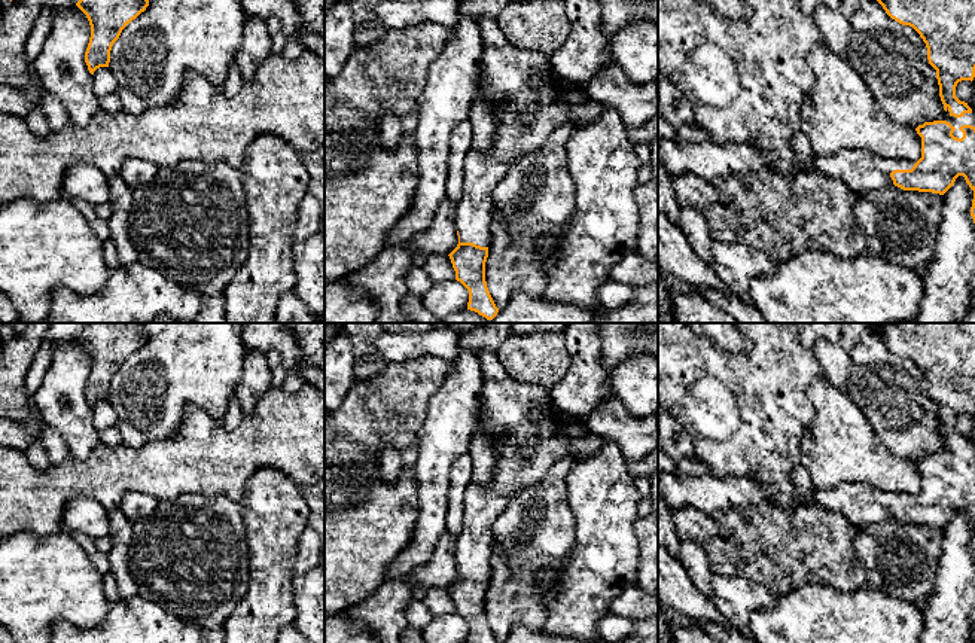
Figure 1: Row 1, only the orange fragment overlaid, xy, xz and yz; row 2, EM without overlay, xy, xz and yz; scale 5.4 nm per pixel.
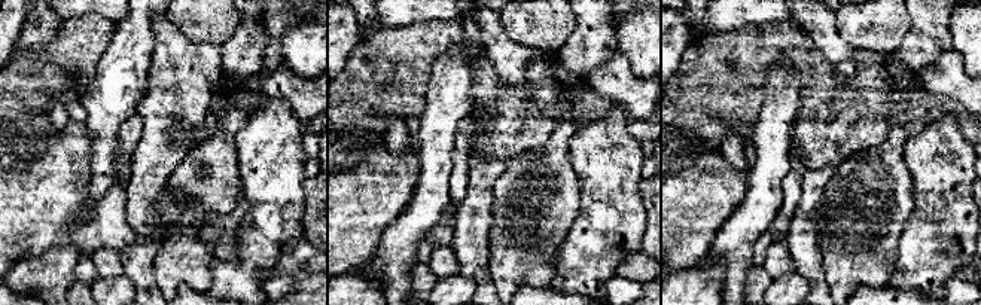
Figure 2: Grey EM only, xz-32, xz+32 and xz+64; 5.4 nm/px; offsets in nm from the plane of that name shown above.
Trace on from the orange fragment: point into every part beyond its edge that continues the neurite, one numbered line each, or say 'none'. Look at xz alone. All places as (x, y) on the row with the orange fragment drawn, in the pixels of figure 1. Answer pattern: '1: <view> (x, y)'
1: xz (506, 69)

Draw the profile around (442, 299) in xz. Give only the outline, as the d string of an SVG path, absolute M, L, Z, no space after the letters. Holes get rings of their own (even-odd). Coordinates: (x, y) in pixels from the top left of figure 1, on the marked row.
M457 280L433 283L421 298L430 314L442 320L467 308L469 290Z

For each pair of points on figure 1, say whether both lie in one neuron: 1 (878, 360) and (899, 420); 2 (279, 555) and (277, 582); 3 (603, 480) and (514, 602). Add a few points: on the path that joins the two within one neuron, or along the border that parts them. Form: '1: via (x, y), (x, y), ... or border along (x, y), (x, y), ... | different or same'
1: via (893, 375), (896, 380), (896, 405) | same
2: via (277, 561), (277, 576) | same
3: border along (566, 485), (575, 523), (570, 554) | different

